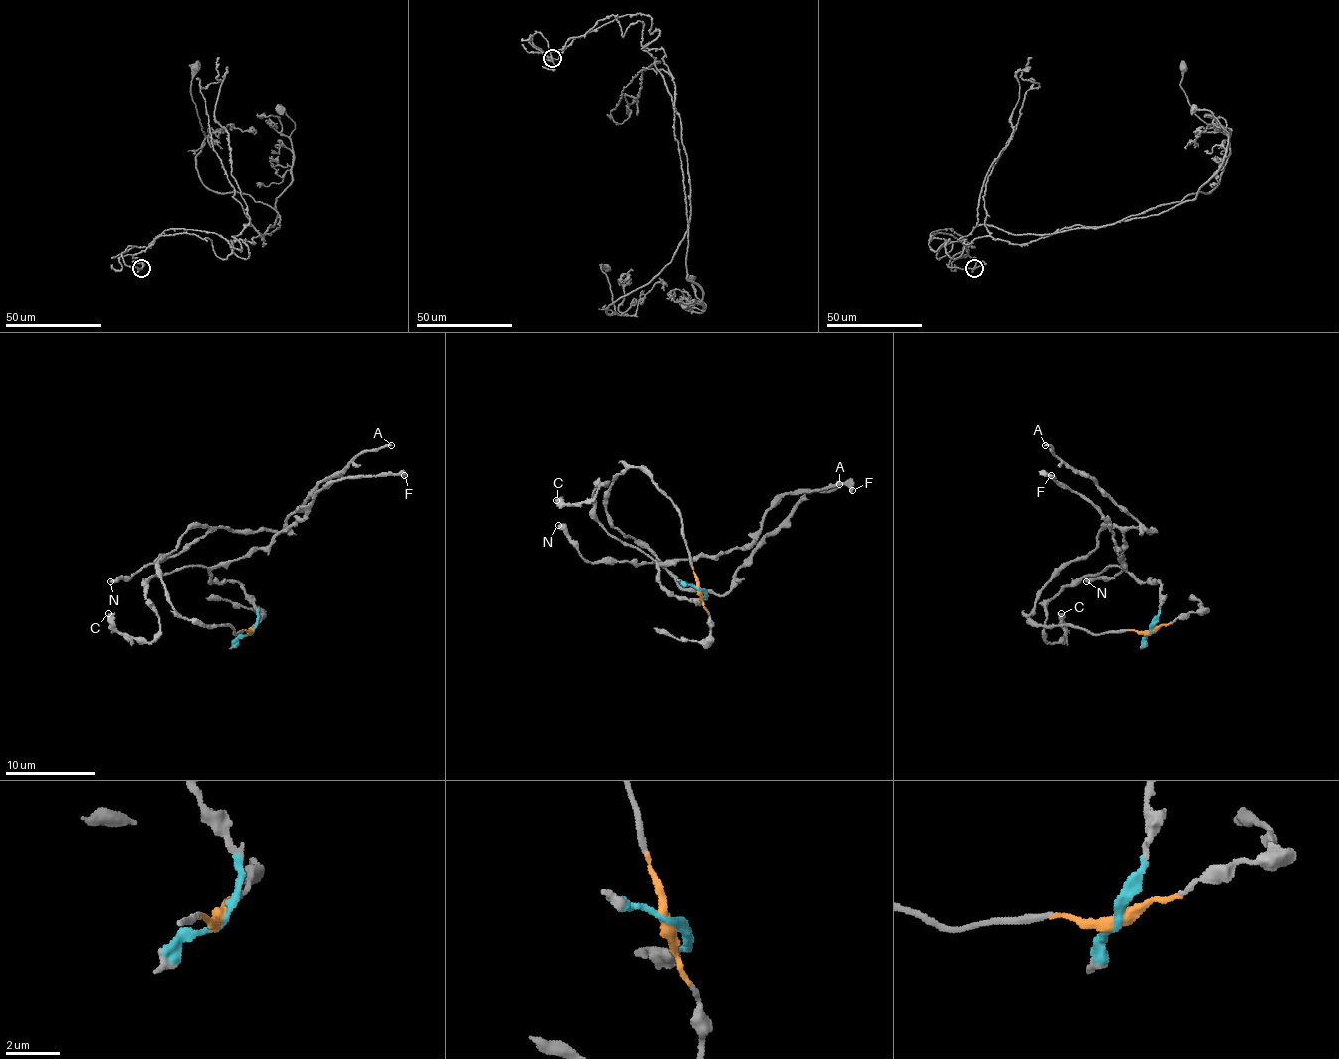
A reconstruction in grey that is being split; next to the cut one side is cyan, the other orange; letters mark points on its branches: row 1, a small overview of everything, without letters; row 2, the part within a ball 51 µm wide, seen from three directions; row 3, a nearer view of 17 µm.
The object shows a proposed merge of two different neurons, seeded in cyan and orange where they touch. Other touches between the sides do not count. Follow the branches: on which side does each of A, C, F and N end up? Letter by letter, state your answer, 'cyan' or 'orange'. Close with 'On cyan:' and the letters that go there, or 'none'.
A: orange
C: cyan
F: cyan
N: orange
On cyan: C, F

